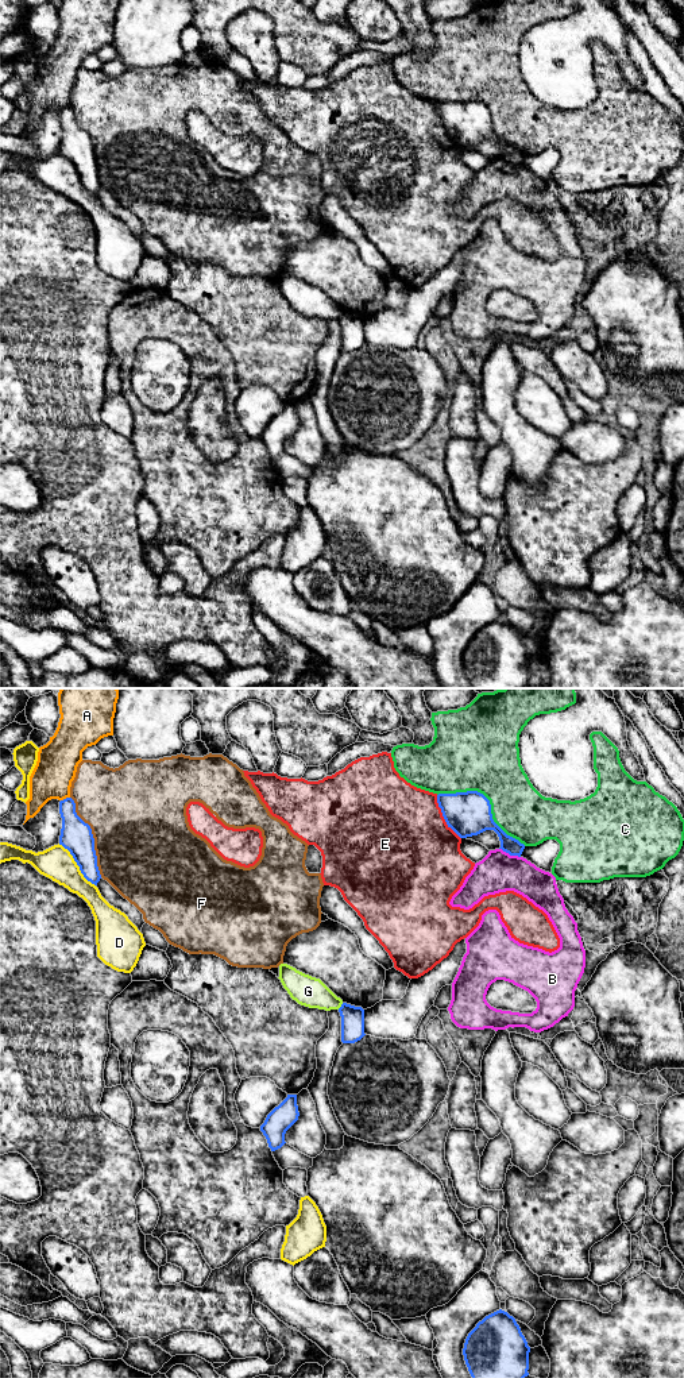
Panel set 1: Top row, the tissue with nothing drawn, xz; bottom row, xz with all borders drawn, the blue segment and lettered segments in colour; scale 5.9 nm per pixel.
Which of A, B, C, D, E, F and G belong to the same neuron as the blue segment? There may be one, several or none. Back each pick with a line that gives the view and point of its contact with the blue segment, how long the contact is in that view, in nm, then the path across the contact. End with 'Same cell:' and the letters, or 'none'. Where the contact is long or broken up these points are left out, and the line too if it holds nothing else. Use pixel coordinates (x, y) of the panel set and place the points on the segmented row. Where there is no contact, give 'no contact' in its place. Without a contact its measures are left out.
Same cell: none

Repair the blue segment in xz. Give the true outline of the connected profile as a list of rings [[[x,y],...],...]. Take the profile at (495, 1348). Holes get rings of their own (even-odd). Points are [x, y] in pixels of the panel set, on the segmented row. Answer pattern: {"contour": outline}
{"contour": [[[502,1309],[479,1321],[463,1348],[472,1378],[525,1378],[529,1352],[515,1319]]]}

